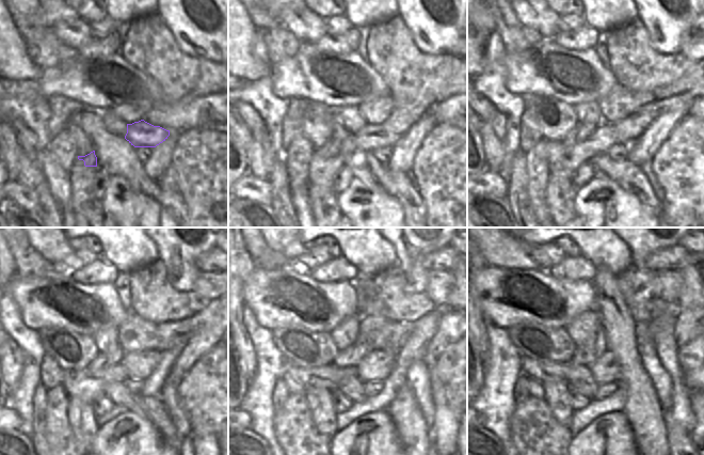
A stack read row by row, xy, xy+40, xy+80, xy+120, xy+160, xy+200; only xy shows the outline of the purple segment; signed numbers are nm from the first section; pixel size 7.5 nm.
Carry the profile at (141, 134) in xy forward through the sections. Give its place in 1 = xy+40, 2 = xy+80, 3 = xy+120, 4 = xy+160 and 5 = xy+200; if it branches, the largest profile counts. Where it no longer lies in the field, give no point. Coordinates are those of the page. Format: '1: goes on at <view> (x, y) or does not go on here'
1: goes on at xy+40 (336, 151)
2: goes on at xy+80 (580, 146)
3: goes on at xy+120 (84, 385)
4: goes on at xy+160 (328, 377)
5: goes on at xy+200 (543, 372)

